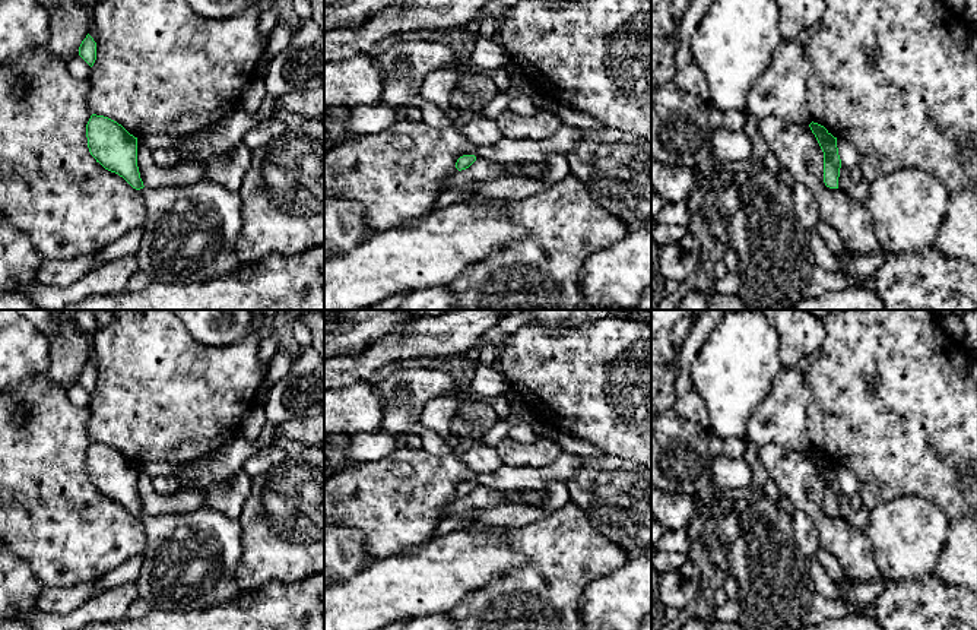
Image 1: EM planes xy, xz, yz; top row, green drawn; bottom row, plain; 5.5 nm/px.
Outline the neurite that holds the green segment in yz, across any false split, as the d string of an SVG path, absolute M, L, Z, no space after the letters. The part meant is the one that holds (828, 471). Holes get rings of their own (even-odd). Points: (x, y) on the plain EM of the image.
M812 449L809 455L824 479L824 510L830 516L838 516L841 487L838 482L837 465L818 450Z

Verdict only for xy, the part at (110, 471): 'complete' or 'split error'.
split error

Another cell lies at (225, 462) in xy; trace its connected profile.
M237 436L229 443L197 460L185 465L149 462L137 466L137 475L150 478L158 475L174 477L183 487L204 490L213 482L223 482L242 471L244 463L260 450L258 440Z

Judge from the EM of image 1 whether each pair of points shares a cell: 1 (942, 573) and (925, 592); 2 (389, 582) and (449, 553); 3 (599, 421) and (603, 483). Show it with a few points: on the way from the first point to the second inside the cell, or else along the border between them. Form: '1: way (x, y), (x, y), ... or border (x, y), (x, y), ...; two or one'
1: border (932, 573), (939, 581), (961, 588); two
2: way (403, 582), (419, 582), (434, 567); one
3: border (606, 453), (635, 462); two

